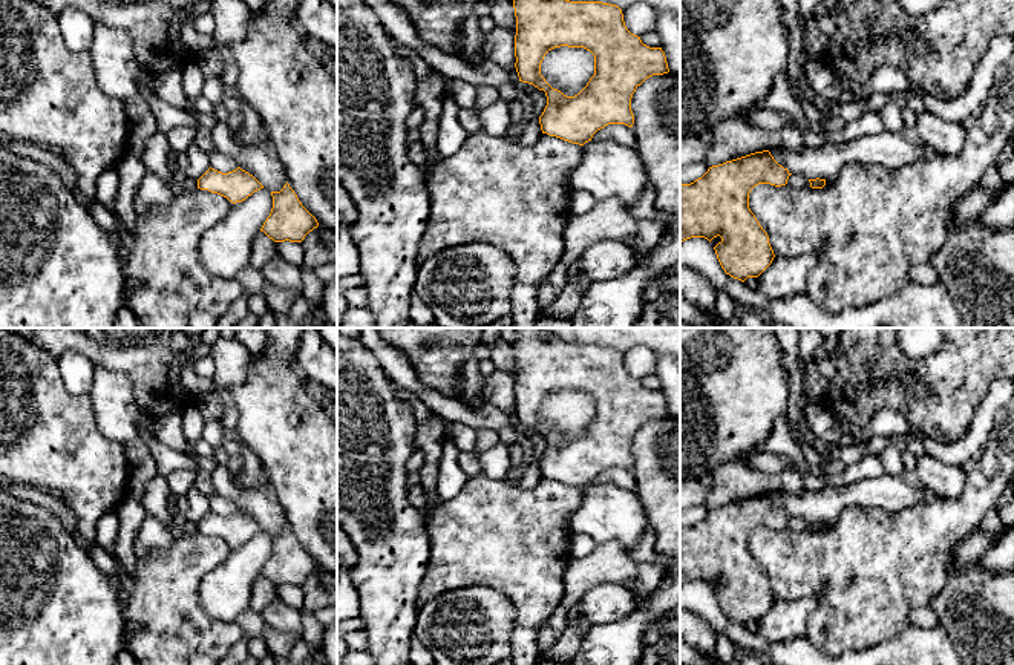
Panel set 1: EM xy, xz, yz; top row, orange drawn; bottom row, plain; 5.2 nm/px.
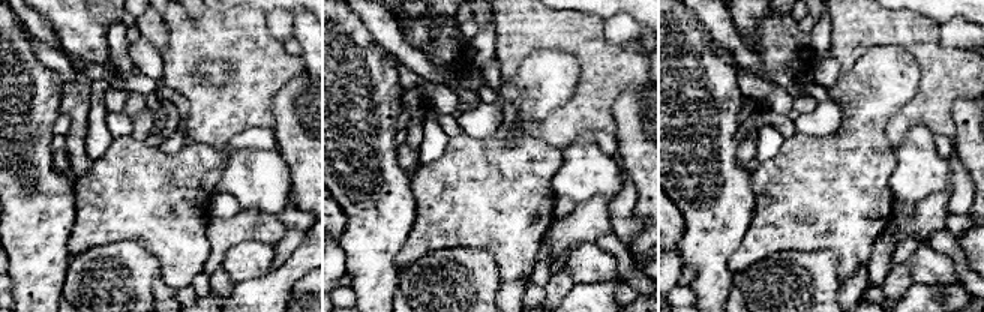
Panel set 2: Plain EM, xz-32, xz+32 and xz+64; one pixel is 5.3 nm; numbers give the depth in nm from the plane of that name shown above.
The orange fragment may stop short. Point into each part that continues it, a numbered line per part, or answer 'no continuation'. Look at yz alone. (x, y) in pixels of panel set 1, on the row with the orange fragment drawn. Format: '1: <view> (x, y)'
no continuation

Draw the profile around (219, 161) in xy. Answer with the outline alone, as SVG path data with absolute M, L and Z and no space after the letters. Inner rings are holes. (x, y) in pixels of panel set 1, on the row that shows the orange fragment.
M214 150L208 156L210 156L210 167L218 172L228 173L239 167L237 161L231 155L225 155L219 150Z

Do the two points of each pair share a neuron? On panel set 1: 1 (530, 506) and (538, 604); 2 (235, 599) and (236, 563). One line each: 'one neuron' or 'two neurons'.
1: one neuron
2: one neuron

